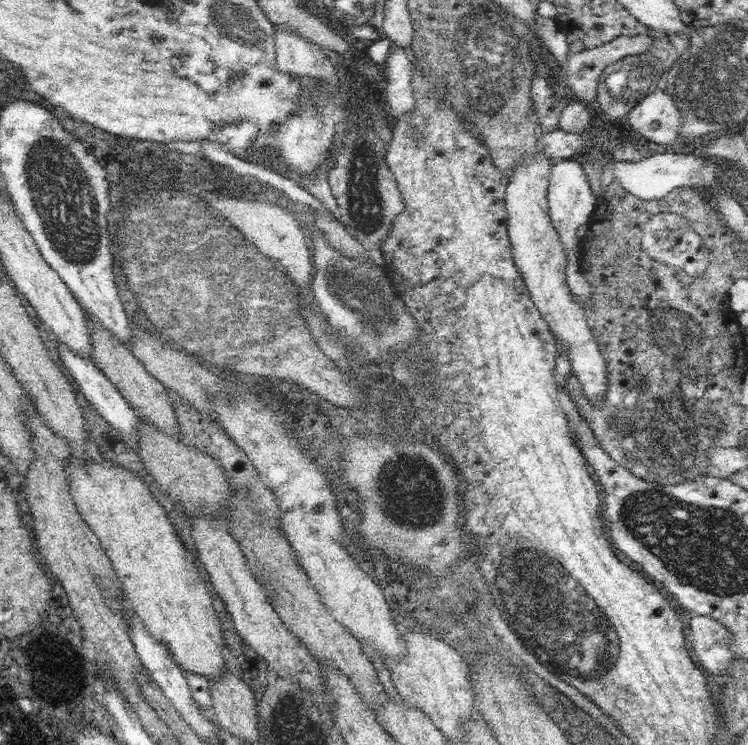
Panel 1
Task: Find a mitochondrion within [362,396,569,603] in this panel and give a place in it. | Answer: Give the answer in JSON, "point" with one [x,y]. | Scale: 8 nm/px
{"point":[408,492]}

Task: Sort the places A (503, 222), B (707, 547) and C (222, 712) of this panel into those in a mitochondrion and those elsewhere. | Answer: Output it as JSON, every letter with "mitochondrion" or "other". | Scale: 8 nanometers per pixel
{"A":"other","B":"mitochondrion","C":"other"}

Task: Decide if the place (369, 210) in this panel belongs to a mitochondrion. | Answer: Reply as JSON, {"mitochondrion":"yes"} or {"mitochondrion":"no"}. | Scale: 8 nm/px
{"mitochondrion":"yes"}

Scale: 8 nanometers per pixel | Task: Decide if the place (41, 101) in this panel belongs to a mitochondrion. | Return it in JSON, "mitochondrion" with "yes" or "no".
{"mitochondrion":"no"}

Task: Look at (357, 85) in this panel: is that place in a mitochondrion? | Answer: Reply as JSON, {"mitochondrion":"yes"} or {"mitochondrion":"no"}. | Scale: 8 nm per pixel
{"mitochondrion":"no"}

